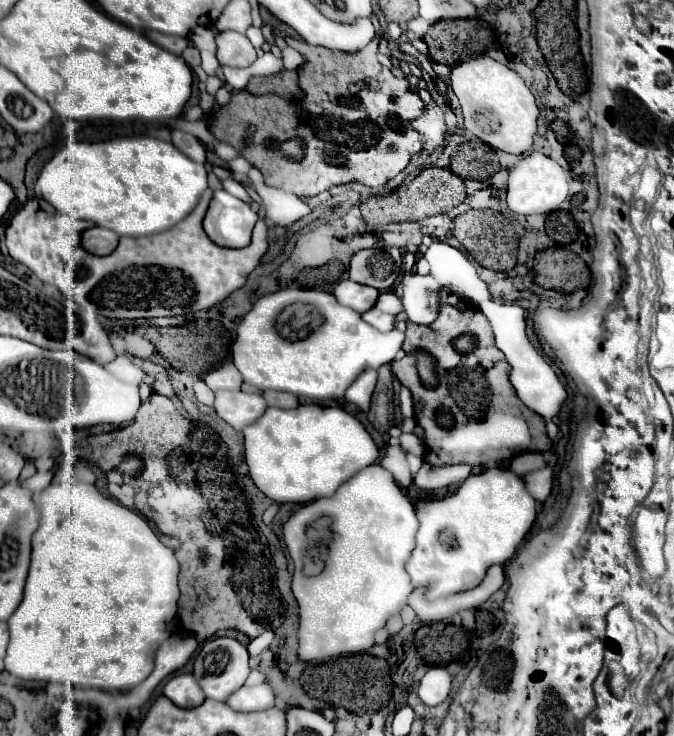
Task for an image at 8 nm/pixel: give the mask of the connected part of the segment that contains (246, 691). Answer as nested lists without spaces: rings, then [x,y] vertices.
[[[267,684],[259,686],[241,686],[227,698],[227,706],[237,712],[253,712],[253,710],[267,710],[275,704],[273,690]]]

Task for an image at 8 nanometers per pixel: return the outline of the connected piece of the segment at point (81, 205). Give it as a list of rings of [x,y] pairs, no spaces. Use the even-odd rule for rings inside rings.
[[[119,138],[107,142],[67,142],[41,170],[35,194],[71,218],[89,220],[119,236],[147,236],[173,228],[185,218],[207,190],[205,166],[195,164],[173,144],[155,138]]]

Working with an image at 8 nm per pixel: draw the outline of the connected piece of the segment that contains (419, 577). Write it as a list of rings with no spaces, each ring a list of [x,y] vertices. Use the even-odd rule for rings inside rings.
[[[489,468],[477,476],[471,476],[465,486],[461,486],[455,494],[445,500],[429,500],[417,504],[417,546],[411,558],[405,564],[405,570],[411,576],[413,586],[425,586],[425,582],[433,582],[433,598],[443,598],[445,594],[453,594],[457,590],[469,590],[481,582],[485,570],[493,564],[505,564],[517,550],[519,542],[525,538],[529,528],[533,526],[537,516],[537,502],[525,490],[523,478],[511,470]]]

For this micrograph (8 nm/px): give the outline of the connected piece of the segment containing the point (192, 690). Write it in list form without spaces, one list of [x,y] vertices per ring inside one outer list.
[[[177,674],[169,678],[163,686],[163,694],[181,708],[193,708],[205,700],[205,694],[193,674]]]

